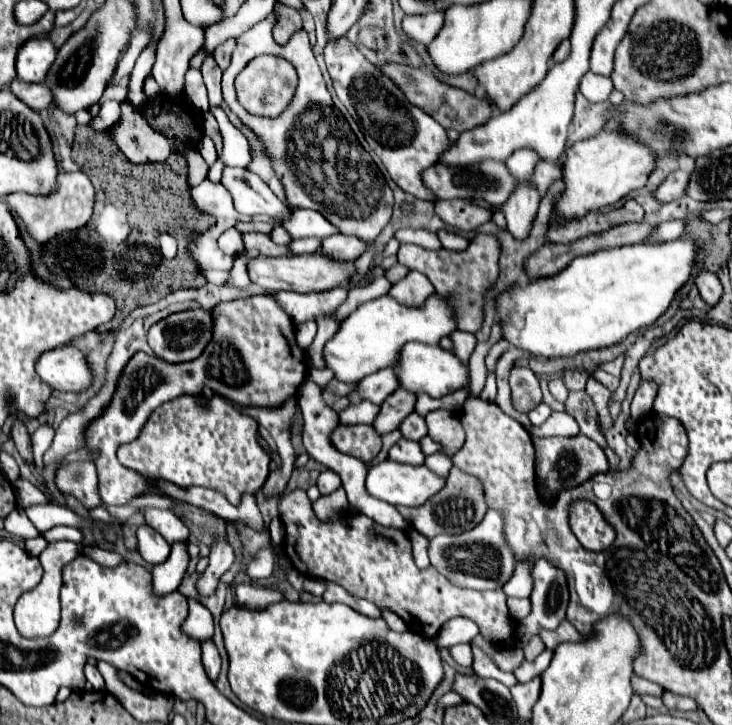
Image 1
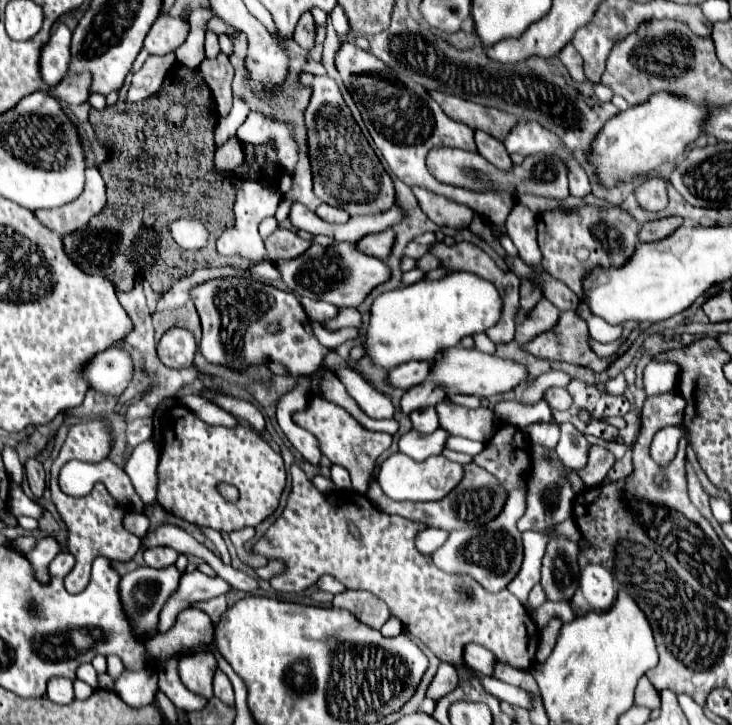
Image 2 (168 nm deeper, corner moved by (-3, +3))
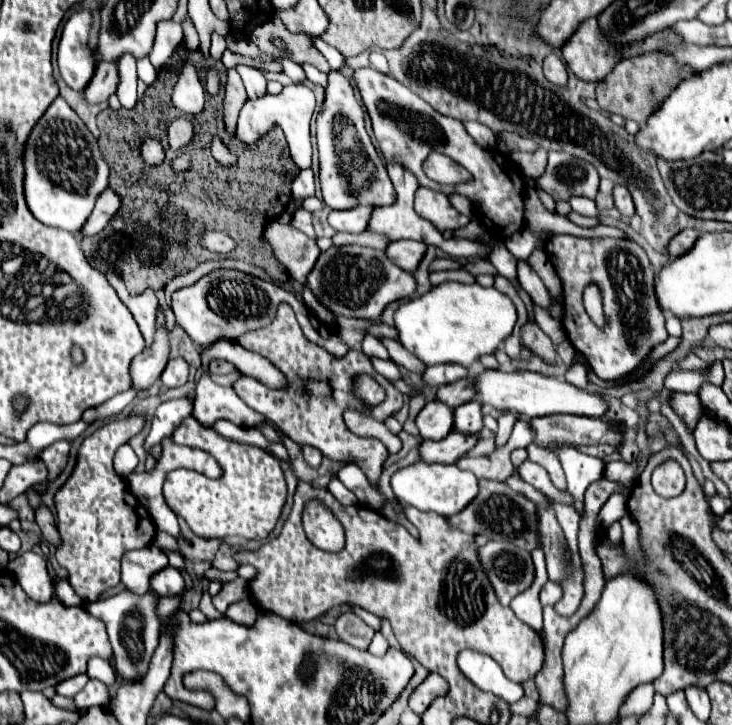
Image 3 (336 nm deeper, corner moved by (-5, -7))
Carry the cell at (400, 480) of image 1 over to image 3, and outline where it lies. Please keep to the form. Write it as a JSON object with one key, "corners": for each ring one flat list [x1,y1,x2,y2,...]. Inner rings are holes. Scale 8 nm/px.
{"corners":[[425,462,411,464,393,474,391,486,399,502,411,504,417,510,437,512,441,516,453,516,461,512,479,494,479,484,477,484,475,474,459,470,455,464,425,464]]}

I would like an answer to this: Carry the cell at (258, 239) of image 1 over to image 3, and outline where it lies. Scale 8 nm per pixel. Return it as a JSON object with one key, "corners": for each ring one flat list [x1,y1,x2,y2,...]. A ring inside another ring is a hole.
{"corners":[[277,220,265,228,265,240,273,246,275,256,287,268,289,276,305,284,307,274,313,270,321,254,317,242,291,224,281,224]]}

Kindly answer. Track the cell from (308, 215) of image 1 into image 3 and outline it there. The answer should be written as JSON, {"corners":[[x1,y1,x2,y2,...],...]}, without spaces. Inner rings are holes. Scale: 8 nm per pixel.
{"corners":[[357,206,351,210,333,210,329,214,329,224,335,230,359,234,359,232,367,230,373,210,375,210,375,206]]}

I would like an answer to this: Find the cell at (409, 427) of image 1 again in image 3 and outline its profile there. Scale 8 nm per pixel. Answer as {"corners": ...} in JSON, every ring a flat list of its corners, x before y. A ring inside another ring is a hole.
{"corners":[[433,400,417,416,417,428,427,440,443,440,453,430,453,408]]}

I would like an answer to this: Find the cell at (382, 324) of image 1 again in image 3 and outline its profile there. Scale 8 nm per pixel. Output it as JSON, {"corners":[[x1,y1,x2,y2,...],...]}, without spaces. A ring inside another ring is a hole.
{"corners":[[443,282,433,286,425,296,401,304,395,312,399,342,427,366,453,362,469,368,481,356,493,354,513,332,515,322,517,310,513,302,497,288,483,288,477,282,471,286]]}

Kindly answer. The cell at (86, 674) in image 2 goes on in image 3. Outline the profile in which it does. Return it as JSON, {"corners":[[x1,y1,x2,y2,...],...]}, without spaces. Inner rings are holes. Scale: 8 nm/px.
{"corners":[[87,674,67,678,67,680,63,680,61,684,57,684,57,686,55,686,55,692,57,692,59,696,75,696,75,694,77,694,77,690,79,690,79,688,83,688,83,686,87,684,87,680,89,680,89,676,87,676]]}

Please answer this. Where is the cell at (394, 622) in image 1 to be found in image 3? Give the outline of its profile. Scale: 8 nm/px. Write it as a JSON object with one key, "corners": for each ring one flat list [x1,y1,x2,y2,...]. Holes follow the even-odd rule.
{"corners":[[375,634,373,642,371,642,371,646,369,646,369,652,371,652,373,656,383,656,383,654,387,652,387,648,389,648,387,640,385,640,381,634]]}

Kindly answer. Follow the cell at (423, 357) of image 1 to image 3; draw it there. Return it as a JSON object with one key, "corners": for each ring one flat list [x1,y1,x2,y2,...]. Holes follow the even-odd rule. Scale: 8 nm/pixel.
{"corners":[[485,370,477,376,477,398,483,404,489,404,497,410,509,410,523,414,527,418,535,416,551,416,551,414,573,414,573,416,589,416,603,418,609,410,609,404,599,396,585,388,577,388,565,380,549,378,537,372,503,372,503,370]]}

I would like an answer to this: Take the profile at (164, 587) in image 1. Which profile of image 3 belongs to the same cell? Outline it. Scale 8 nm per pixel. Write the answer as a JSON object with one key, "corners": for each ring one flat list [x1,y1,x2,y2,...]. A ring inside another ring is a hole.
{"corners":[[149,590,149,596,129,596,129,592,119,592,105,600,95,600,87,604,87,612,101,620,107,628,109,642,113,646,115,670,125,682,139,682,147,670,151,656,159,644,159,618,155,614,157,594]]}

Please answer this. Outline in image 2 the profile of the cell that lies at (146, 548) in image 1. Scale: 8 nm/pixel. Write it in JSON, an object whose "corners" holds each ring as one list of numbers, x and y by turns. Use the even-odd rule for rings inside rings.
{"corners":[[167,546,149,548,149,550,145,550,145,554,143,554,145,564,151,566,151,568,165,568,165,566,171,566,171,564,175,564,177,556,179,556,179,554,177,554,173,548,167,548]]}

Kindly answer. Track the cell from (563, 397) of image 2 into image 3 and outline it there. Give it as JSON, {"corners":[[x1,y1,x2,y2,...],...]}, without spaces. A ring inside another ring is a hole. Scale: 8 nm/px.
{"corners":[[541,416,531,418,529,426,535,432,535,444,551,452,565,446,611,444,619,446,623,434,603,420,589,420,587,416]]}

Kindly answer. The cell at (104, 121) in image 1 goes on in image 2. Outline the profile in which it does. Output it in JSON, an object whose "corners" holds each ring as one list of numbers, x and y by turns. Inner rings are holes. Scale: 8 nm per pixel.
{"corners":[[173,52,165,54,165,56,149,56,147,62,143,64,143,68,133,74,126,102,141,102,141,100,149,98,151,94,155,94,161,88,169,70,173,68,173,62,175,62]]}

